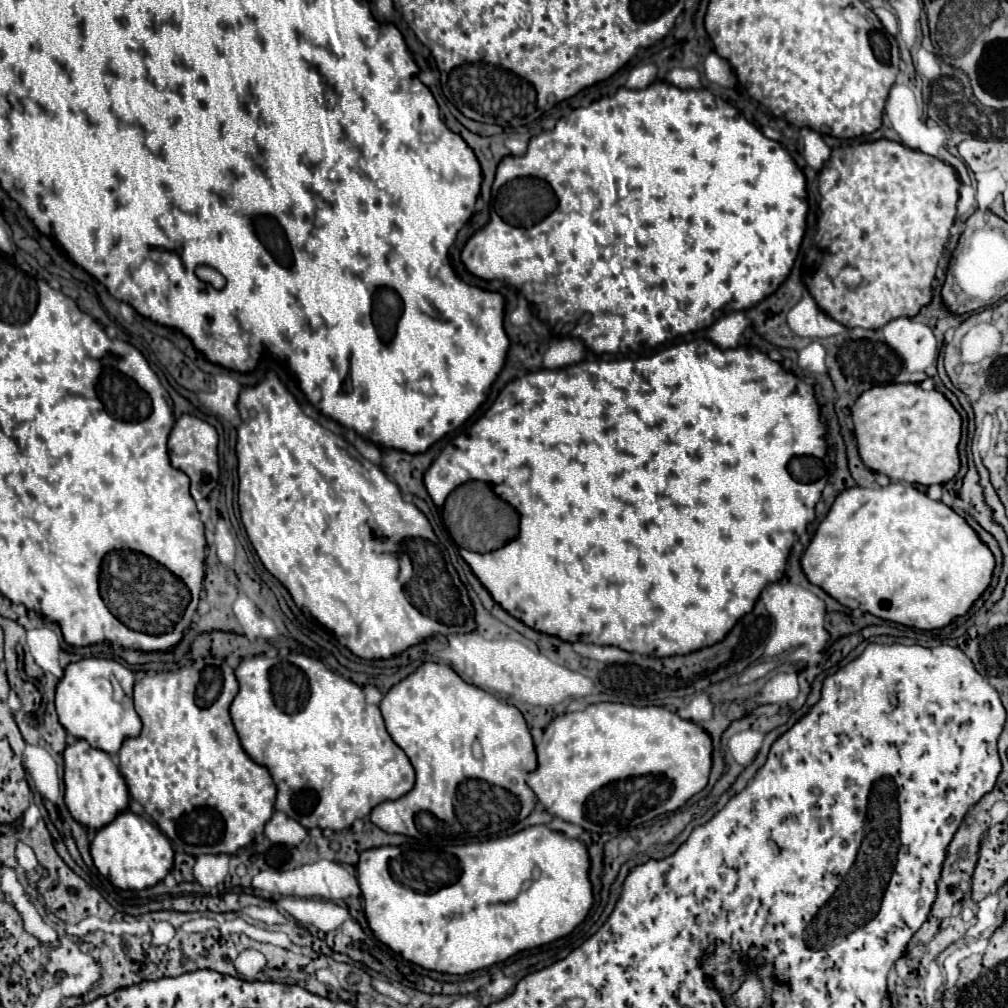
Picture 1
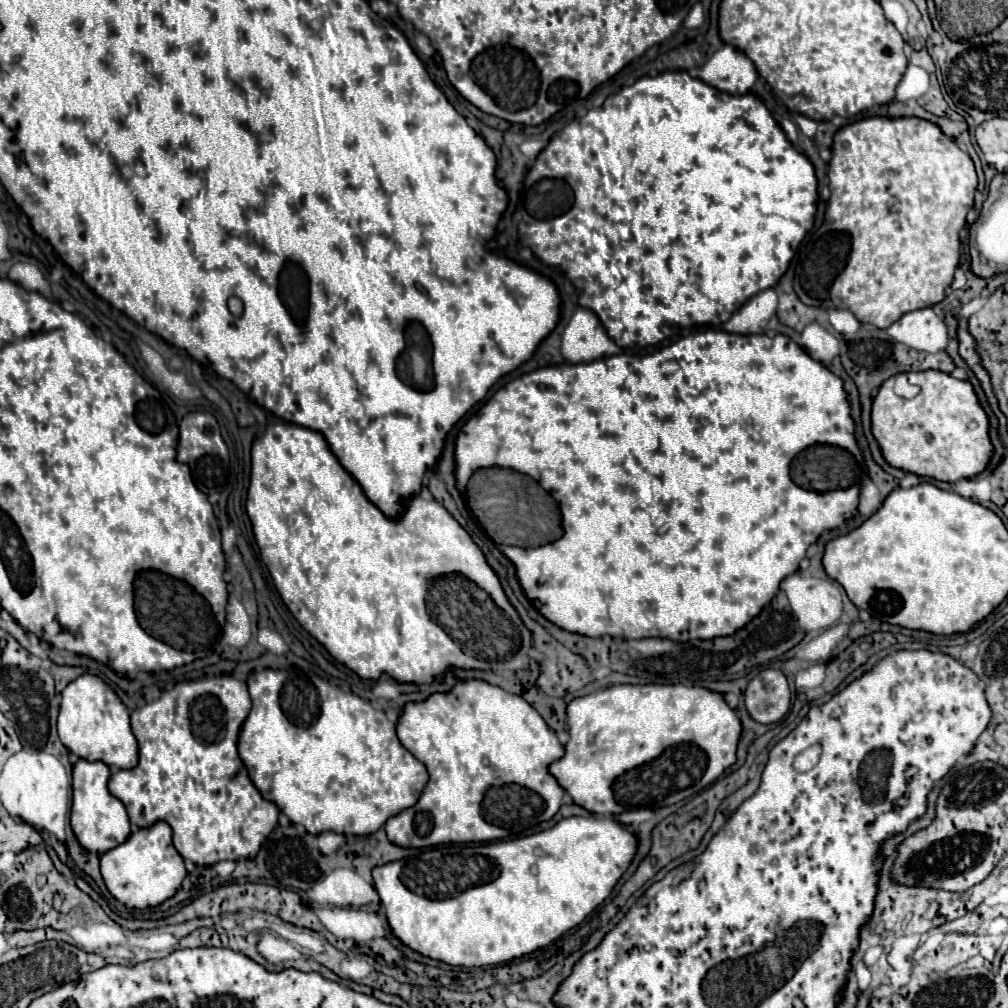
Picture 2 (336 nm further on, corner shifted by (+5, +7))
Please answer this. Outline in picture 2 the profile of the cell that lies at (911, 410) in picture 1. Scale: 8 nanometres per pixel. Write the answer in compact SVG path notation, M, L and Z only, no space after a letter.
M918 371L918 373L908 373L910 383L920 385L920 393L914 399L902 399L898 397L894 389L894 377L890 377L878 391L872 403L872 433L876 441L882 447L884 459L898 469L904 469L906 473L914 473L920 477L932 477L938 481L946 483L956 483L960 479L970 479L978 473L982 473L994 453L994 447L990 443L988 427L990 419L980 405L972 383L968 381L958 381L950 373L944 371Z

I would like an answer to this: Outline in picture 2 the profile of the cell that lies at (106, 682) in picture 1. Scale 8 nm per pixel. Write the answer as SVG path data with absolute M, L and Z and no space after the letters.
M84 673L76 681L72 681L64 691L62 691L62 703L60 703L60 717L58 717L58 735L60 741L68 751L78 755L80 759L86 761L102 761L112 769L132 769L138 765L138 751L134 757L134 733L130 729L130 713L124 707L124 703L116 697L116 693L96 675Z

